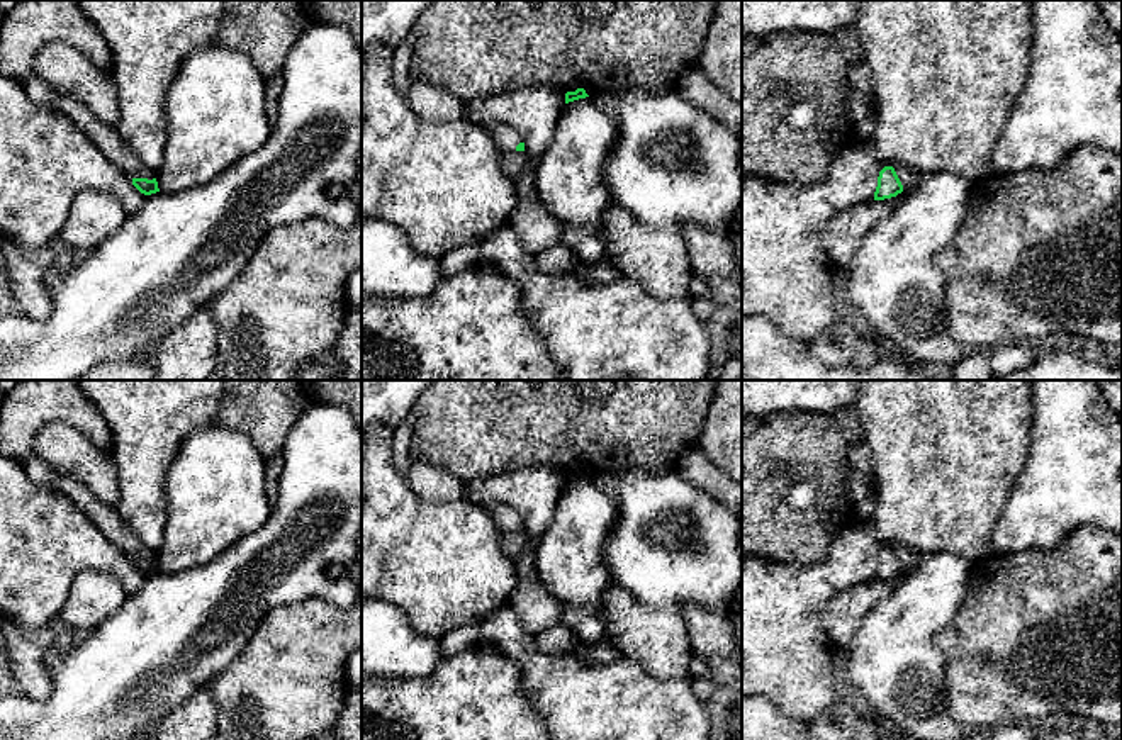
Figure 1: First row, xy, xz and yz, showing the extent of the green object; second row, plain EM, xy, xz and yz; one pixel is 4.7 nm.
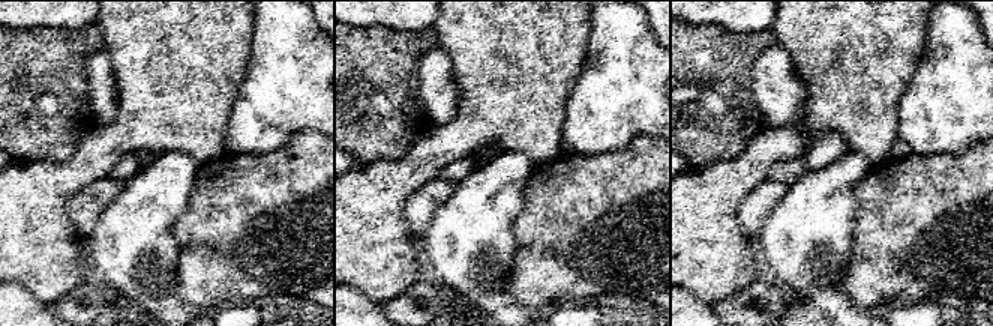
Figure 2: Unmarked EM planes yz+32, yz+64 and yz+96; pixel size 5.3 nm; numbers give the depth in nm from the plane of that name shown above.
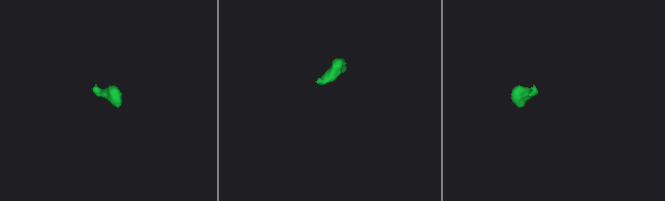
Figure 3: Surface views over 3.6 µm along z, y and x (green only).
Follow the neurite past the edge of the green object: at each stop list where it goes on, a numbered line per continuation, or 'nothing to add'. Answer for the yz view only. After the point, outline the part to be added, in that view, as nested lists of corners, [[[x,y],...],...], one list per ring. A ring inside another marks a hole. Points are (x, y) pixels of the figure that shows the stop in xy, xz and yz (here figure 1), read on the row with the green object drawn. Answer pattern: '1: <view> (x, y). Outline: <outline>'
1: yz (908, 177). Outline: [[[895,165],[893,168],[903,185],[903,192],[913,190],[923,180],[923,173],[920,173],[918,170],[912,168],[912,166]]]

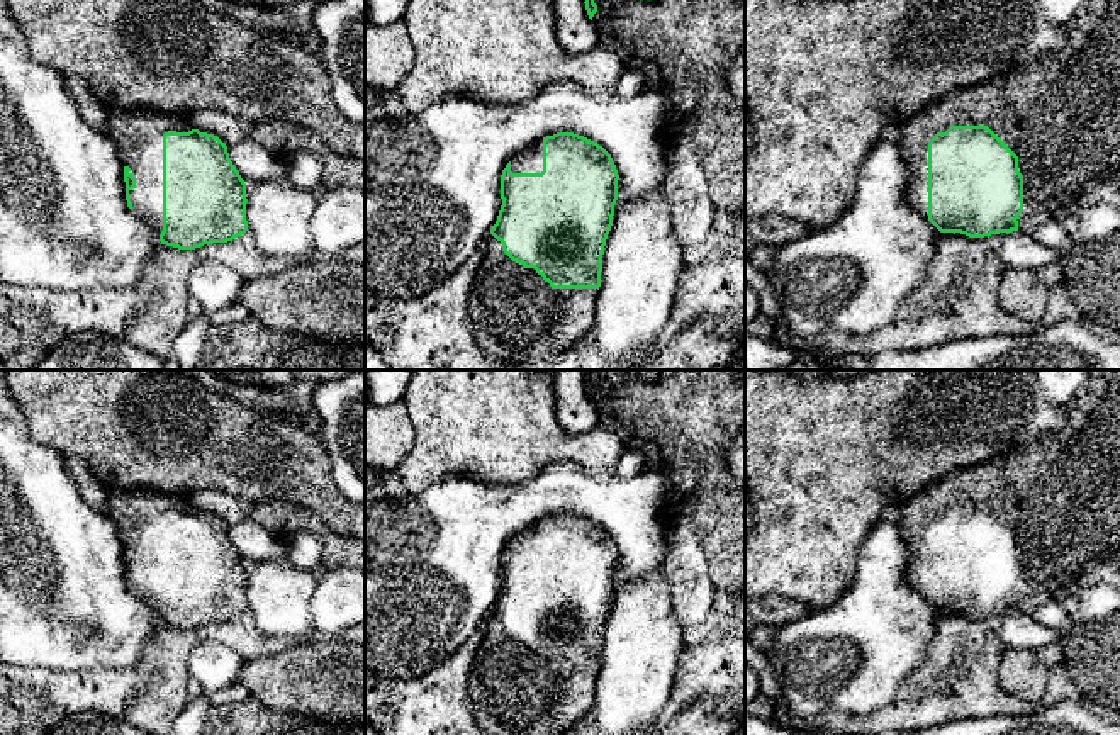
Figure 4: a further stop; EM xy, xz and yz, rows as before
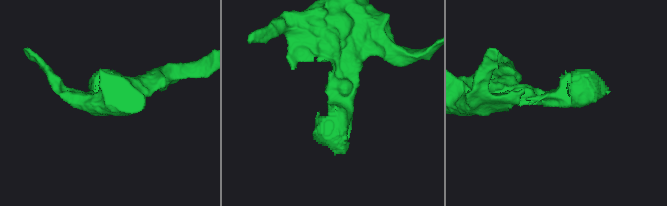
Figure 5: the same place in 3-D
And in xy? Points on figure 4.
1: xy (138, 133). Outline: [[[149,109],[112,112],[109,136],[117,146],[122,165],[129,166],[129,173],[136,178],[136,187],[129,190],[132,212],[158,234],[163,231],[163,134],[192,129],[188,115],[183,114]]]

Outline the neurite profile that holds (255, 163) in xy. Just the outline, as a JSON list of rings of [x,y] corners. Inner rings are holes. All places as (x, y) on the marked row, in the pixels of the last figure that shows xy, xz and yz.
[[[249,137],[227,148],[227,153],[244,183],[280,178],[287,173],[285,160],[273,156]]]

